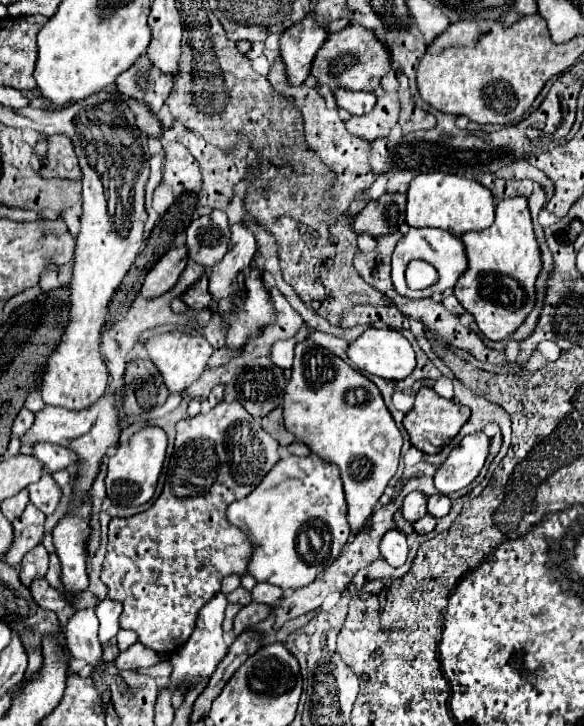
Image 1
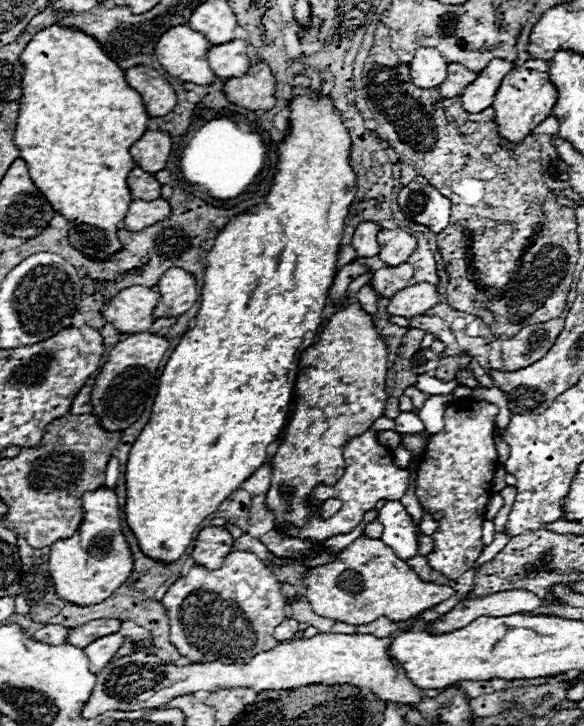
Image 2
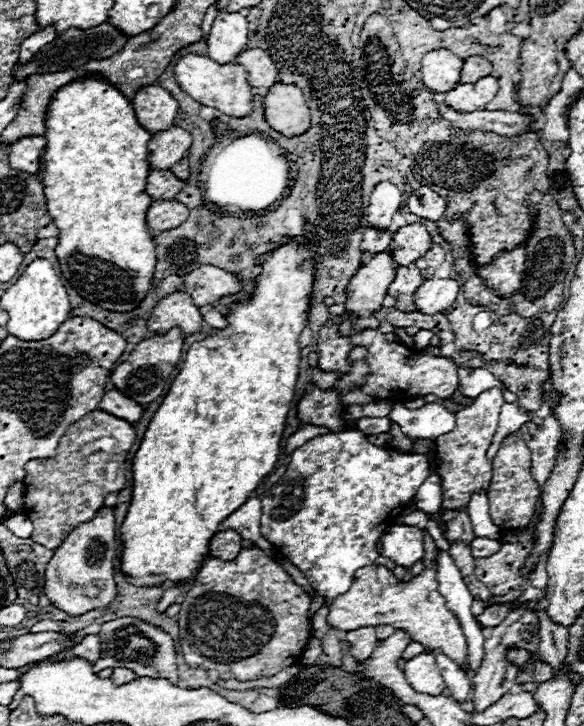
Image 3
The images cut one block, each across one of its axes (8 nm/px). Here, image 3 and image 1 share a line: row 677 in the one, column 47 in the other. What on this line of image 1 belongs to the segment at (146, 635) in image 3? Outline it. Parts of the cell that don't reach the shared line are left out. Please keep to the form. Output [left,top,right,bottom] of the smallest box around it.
[40,136,80,178]

